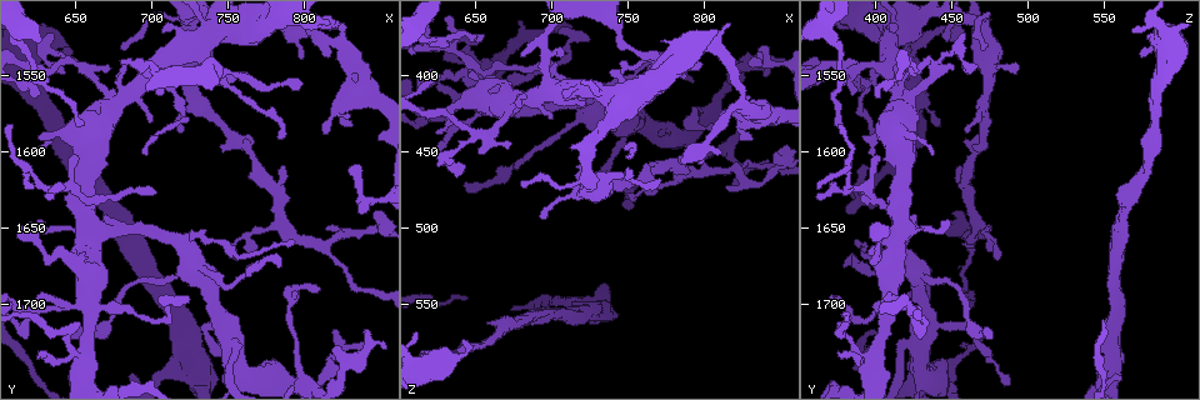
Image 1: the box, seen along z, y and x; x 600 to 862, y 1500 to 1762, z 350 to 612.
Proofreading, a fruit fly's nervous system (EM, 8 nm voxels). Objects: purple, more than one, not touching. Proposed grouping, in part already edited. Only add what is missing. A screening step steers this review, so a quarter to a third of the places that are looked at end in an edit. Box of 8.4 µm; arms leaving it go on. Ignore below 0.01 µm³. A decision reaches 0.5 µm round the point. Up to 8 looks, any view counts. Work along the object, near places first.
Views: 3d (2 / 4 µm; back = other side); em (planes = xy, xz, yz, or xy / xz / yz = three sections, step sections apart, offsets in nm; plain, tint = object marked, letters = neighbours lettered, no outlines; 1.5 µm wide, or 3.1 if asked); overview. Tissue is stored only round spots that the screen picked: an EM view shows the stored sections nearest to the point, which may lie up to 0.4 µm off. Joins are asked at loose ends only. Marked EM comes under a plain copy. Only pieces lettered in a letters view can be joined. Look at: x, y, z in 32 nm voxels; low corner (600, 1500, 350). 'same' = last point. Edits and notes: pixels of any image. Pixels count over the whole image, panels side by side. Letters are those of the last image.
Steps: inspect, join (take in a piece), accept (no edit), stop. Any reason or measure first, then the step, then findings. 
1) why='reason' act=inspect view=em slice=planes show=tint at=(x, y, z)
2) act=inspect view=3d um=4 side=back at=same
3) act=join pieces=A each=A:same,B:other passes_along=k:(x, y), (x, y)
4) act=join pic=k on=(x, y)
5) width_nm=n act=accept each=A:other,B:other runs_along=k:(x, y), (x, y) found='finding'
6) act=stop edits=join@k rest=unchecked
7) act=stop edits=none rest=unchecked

why='an open end' act=inspect view=3d um=2 at=(642, 1536, 576)

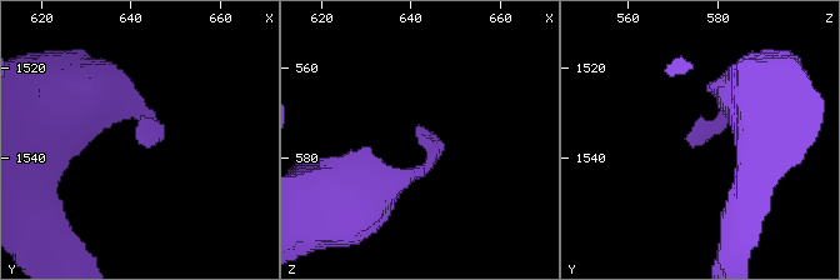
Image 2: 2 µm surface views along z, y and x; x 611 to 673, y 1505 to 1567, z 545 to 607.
why='shape alone is not enough' act=inspect view=em slice=planes show=letters at=(641, 1535, 574)

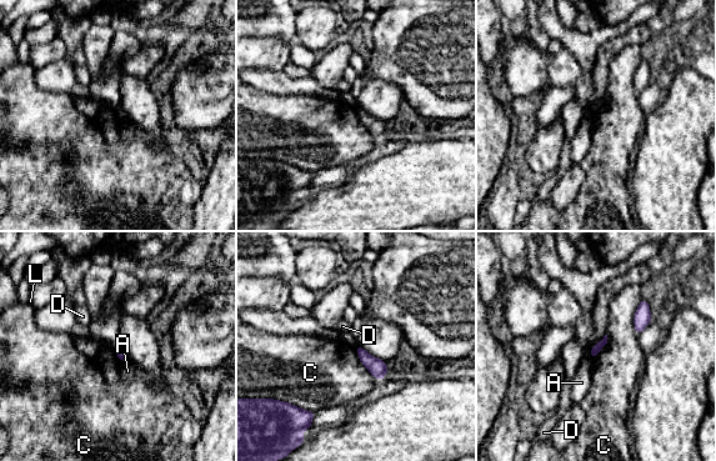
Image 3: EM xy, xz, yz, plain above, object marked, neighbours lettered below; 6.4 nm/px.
act=accept each=A:other,C:other,D:other,L:other border=3:(642, 299), (634, 317), (637, 335) found='no lettered piece goes on from it'

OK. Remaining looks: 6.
act=inspect view=em slice=yz step=8 show=tint at=(674, 1544, 444)

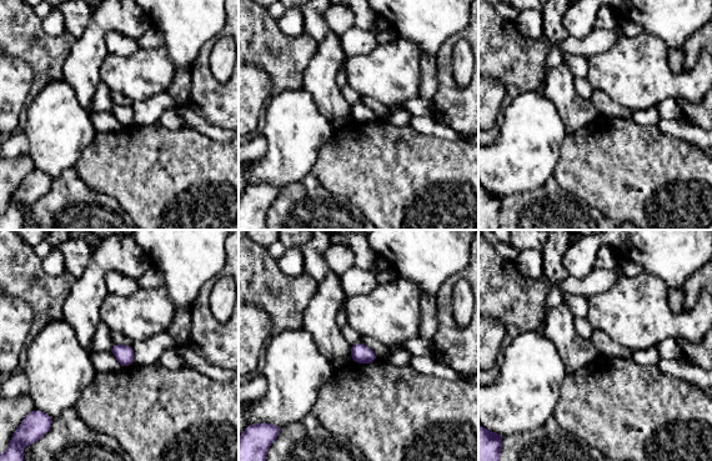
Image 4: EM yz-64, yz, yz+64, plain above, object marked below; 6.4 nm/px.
why='another direction' act=inspect view=em slice=planes show=letters at=same

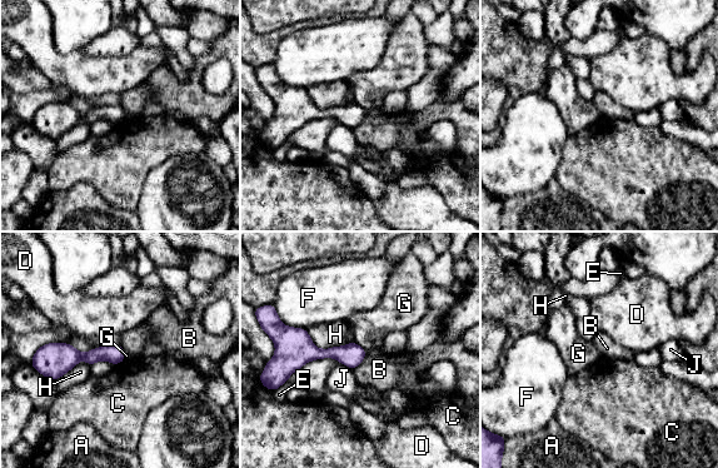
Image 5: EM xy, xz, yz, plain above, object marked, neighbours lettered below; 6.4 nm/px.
width_nm=120 act=accept each=A:other,B:other,C:other,D:other,E:other,F:other,G:other,H:other,J:other runs_along=5:(58, 345), (68, 356), (121, 356) found='none of them fits'

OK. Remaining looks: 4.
why='tapers out' act=inspect view=em slice=planes show=letters at=(704, 1628, 392)

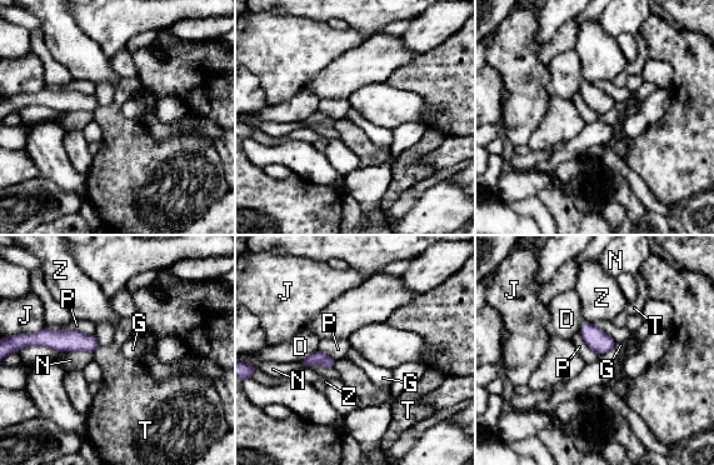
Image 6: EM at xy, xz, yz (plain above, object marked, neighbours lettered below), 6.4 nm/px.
act=accept each=D:other,G:other,J:other,N:other,P:other,T:other,Z:other border=6:(615, 341), (613, 346) found='none of them fits'

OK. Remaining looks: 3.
act=stop edits=none rest=unchecked

